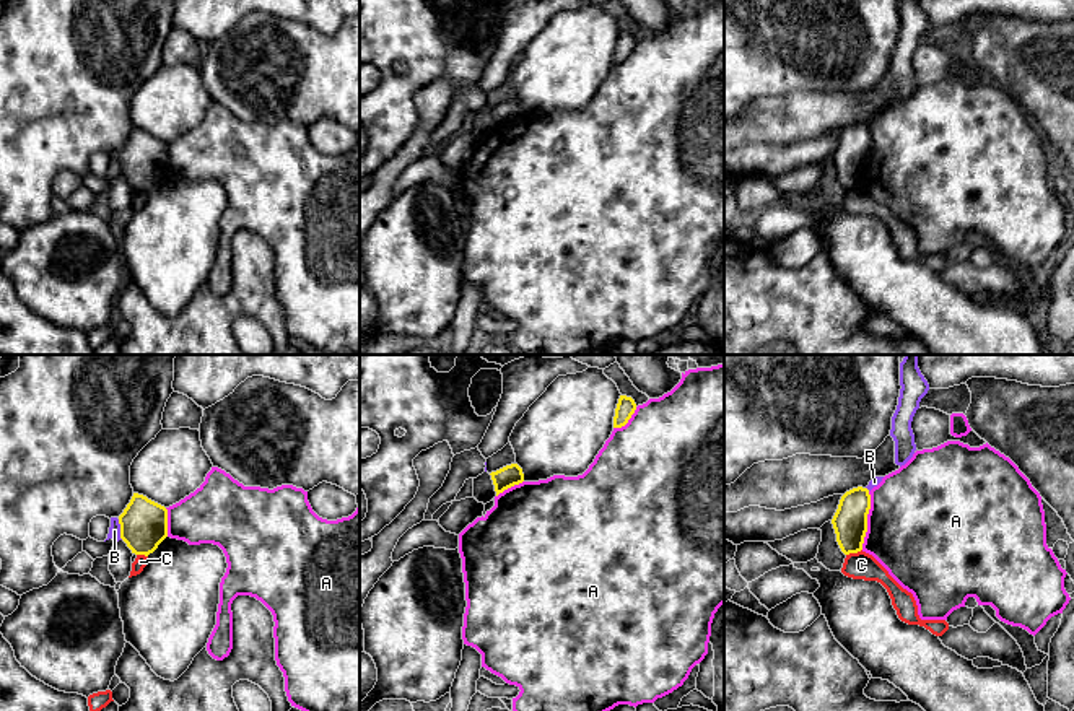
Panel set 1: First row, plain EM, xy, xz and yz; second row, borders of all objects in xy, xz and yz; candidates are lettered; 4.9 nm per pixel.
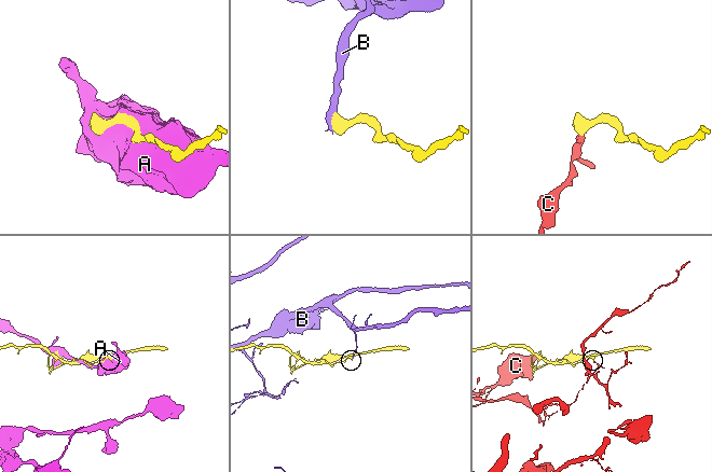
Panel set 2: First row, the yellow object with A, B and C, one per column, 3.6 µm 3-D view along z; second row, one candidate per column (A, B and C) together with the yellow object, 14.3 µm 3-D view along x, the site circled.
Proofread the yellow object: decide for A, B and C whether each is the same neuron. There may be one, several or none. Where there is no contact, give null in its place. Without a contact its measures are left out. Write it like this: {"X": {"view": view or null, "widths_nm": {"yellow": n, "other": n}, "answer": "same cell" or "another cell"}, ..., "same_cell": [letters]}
{"A": {"view": "yz", "widths_nm": {"yellow": 170, "other": 500}, "answer": "another cell"}, "B": {"view": "xy", "widths_nm": {"yellow": 240, "other": 60}, "answer": "another cell"}, "C": {"view": "yz", "widths_nm": {"yellow": 170, "other": 140}, "answer": "another cell"}, "same_cell": []}

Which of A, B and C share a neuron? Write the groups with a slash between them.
A / B / C

